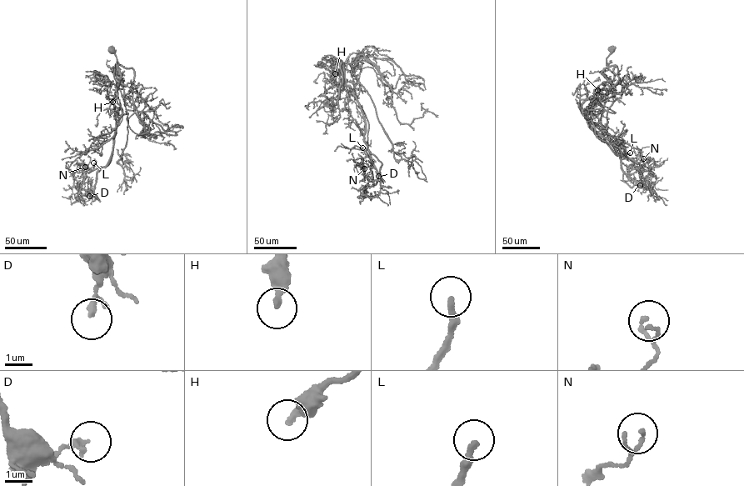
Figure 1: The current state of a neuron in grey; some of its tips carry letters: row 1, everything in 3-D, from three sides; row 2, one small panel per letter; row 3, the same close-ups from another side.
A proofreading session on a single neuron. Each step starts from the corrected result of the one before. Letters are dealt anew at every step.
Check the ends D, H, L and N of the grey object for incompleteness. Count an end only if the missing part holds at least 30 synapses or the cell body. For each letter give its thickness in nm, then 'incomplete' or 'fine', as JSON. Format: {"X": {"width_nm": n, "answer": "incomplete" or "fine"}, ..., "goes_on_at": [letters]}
{"D": {"width_nm": 240, "answer": "fine"}, "H": {"width_nm": 240, "answer": "incomplete"}, "L": {"width_nm": 260, "answer": "fine"}, "N": {"width_nm": 130, "answer": "fine"}, "goes_on_at": ["H"]}

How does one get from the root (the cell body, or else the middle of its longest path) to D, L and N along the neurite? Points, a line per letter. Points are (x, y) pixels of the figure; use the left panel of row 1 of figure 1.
D: (112, 51), (121, 77), (112, 102), (116, 122), (114, 144), (108, 163), (97, 172), (89, 196)
L: (112, 51), (121, 77), (112, 102), (116, 122), (112, 154), (106, 167), (91, 170), (93, 162)
N: (112, 51), (121, 77), (112, 102), (114, 144), (92, 188), (88, 181), (83, 182), (85, 167)

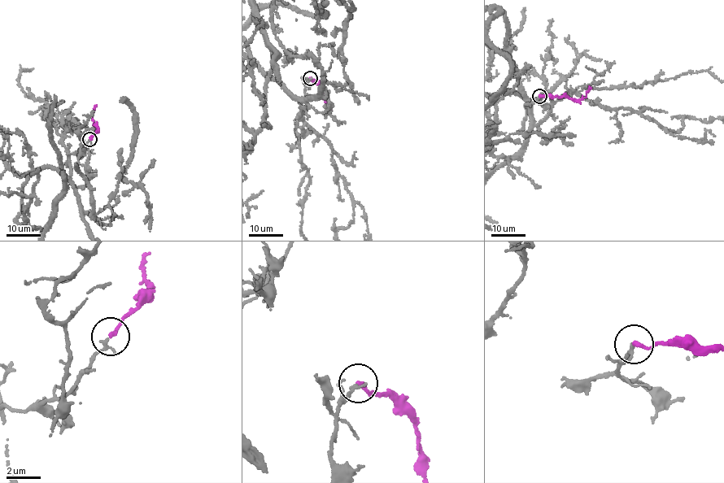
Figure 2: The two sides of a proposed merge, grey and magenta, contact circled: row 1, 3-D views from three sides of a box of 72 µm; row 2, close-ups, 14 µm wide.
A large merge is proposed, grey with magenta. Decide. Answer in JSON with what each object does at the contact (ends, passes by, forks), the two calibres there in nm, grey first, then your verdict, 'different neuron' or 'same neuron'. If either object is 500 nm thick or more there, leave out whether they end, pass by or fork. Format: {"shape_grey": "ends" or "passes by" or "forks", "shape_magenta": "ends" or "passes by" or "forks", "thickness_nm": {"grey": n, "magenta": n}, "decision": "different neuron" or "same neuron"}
{"shape_grey": "ends", "shape_magenta": "ends", "thickness_nm": {"grey": 220, "magenta": 240}, "decision": "same neuron"}

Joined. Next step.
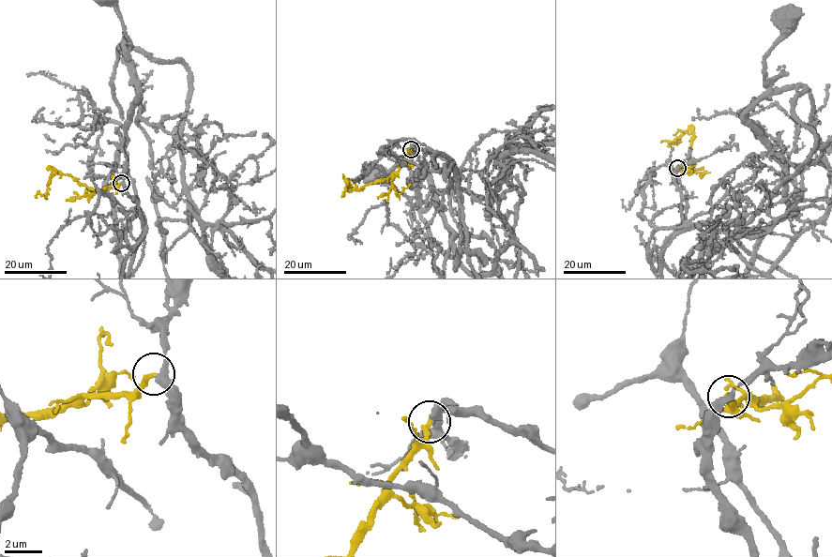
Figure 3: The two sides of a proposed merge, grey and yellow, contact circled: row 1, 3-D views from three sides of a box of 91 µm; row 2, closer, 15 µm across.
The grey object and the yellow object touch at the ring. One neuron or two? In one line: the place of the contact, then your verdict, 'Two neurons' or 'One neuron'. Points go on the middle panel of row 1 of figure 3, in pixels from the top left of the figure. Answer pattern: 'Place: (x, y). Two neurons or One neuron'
Place: (411, 149). One neuron

